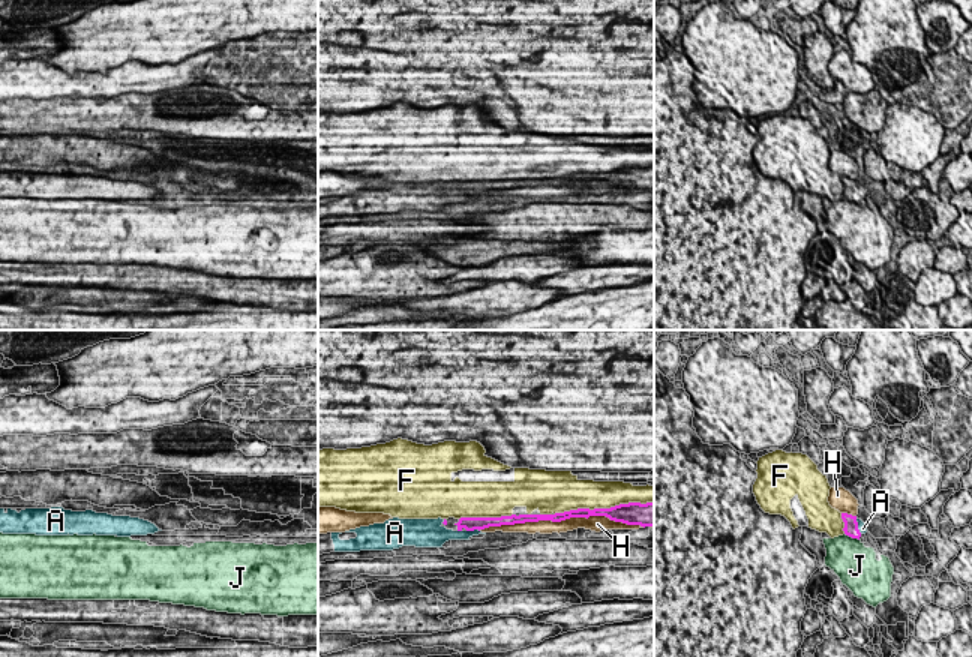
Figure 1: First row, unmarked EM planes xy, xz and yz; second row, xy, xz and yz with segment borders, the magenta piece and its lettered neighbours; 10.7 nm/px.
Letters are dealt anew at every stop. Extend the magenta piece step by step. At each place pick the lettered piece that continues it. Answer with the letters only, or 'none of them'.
A

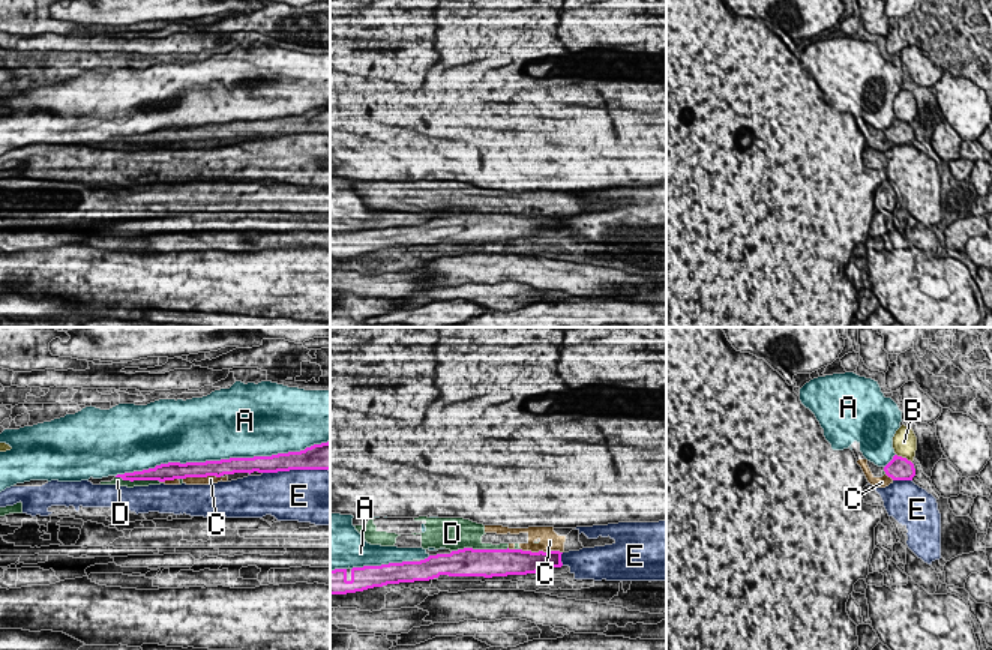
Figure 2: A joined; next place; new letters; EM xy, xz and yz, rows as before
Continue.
none of them

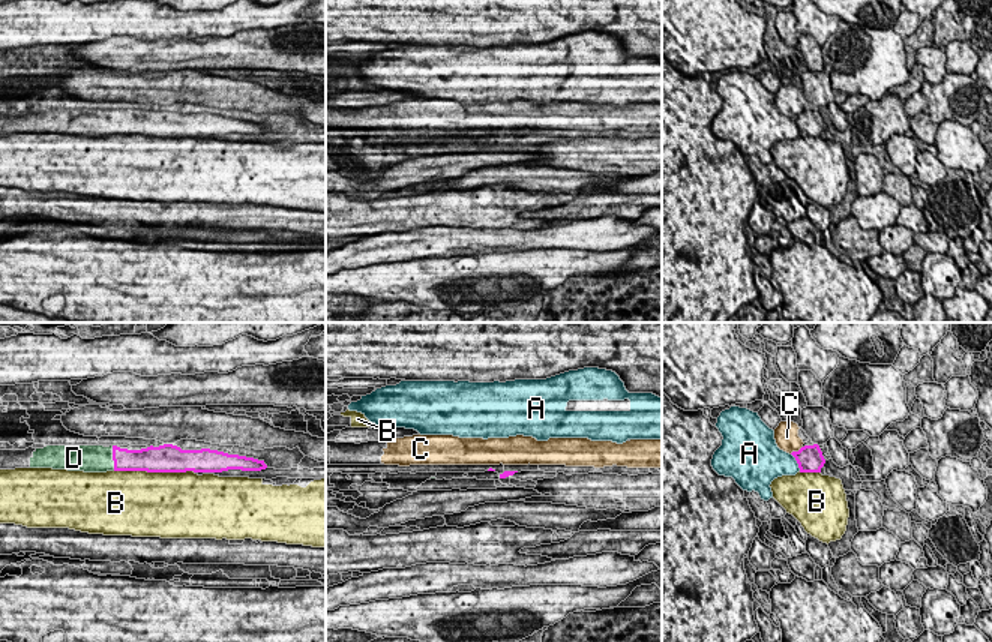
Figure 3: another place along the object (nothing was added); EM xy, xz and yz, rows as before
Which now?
D

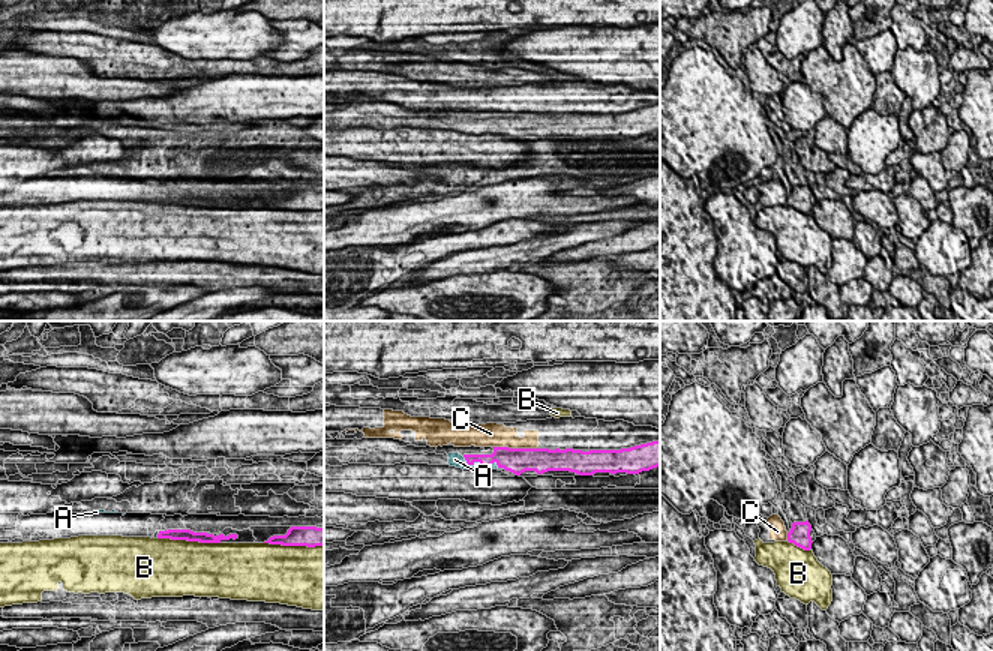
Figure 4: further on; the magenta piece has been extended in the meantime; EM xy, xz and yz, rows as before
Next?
A

